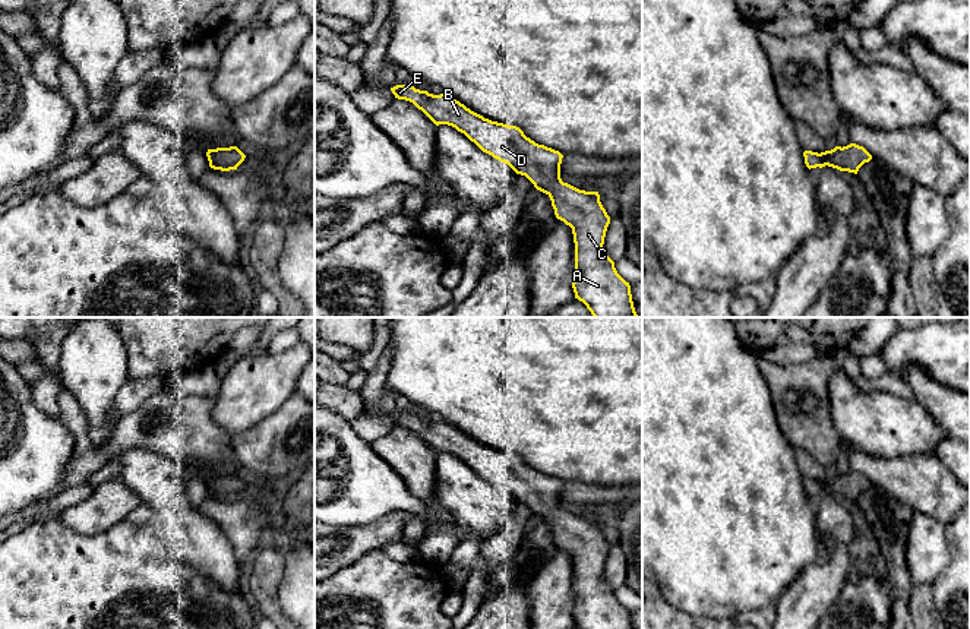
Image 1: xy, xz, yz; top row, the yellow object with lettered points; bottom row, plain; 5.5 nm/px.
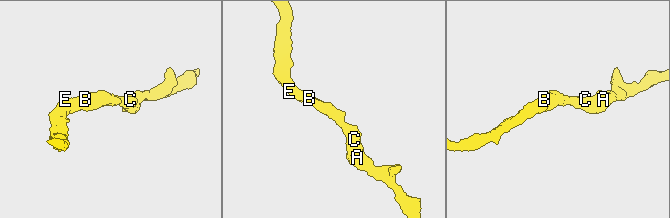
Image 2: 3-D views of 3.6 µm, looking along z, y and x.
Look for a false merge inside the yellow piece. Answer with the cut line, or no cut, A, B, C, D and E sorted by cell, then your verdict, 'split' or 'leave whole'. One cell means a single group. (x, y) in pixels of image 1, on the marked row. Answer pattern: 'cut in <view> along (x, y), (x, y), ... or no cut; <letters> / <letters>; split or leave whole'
no cut; A B C D E; leave whole

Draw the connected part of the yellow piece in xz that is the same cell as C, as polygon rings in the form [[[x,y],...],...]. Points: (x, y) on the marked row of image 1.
[[[411,85],[391,88],[398,99],[413,102],[436,126],[448,124],[464,133],[483,152],[508,164],[516,174],[525,176],[537,190],[546,193],[557,219],[572,228],[575,243],[575,276],[572,288],[575,298],[582,301],[594,317],[639,317],[635,312],[631,285],[616,271],[614,262],[606,255],[603,244],[610,216],[600,202],[598,192],[579,190],[560,178],[563,155],[559,151],[538,145],[516,126],[484,118],[449,95],[433,95]]]

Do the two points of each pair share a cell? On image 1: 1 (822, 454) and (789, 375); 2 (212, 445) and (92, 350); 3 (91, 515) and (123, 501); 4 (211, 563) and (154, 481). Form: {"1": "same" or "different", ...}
{"1": "same", "2": "different", "3": "same", "4": "same"}

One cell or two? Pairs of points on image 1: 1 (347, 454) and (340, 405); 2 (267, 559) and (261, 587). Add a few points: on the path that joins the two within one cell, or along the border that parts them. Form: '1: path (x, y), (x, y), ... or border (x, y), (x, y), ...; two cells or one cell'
1: border (329, 410), (350, 422); two cells
2: path (267, 566), (265, 579); one cell

